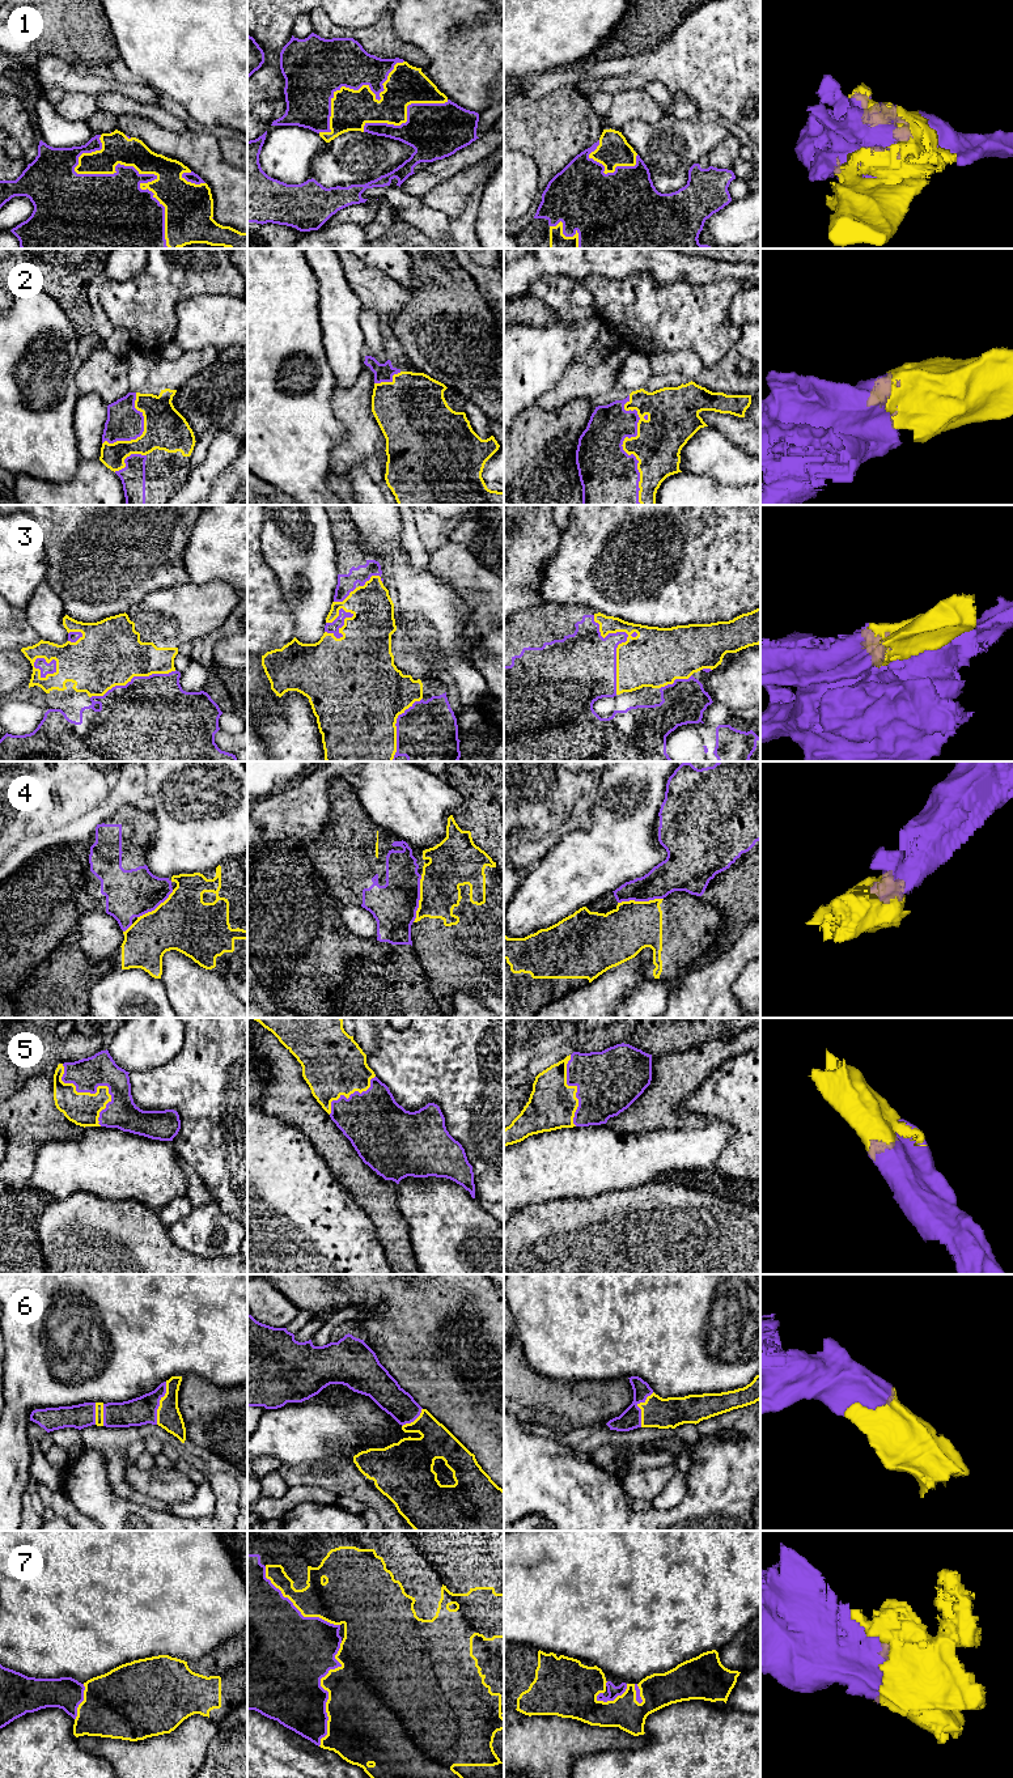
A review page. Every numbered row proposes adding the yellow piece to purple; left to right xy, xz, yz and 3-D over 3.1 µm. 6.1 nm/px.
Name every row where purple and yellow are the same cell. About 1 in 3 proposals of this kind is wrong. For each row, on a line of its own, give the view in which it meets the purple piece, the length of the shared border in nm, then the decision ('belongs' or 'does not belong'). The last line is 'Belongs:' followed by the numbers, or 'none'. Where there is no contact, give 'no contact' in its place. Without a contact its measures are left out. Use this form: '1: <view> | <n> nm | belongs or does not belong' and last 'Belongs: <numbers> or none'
1: xy | 800 nm | belongs
2: yz | 700 nm | belongs
3: yz | 500 nm | belongs
4: xz | 300 nm | does not belong
5: xy | 460 nm | belongs
6: xy | 280 nm | belongs
7: xz | 650 nm | belongs
Belongs: 1, 2, 3, 5, 6, 7

